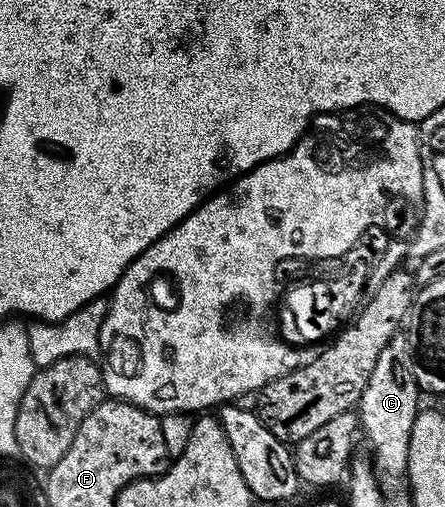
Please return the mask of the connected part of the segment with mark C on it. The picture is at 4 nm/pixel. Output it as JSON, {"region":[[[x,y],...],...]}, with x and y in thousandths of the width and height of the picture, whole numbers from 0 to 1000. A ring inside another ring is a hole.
{"region":[[[897,653],[879,667],[879,675],[870,675],[870,682],[861,682],[843,712],[843,730],[834,730],[825,761],[816,761],[807,791],[807,844],[816,860],[829,866],[829,884],[838,890],[834,907],[849,933],[867,931],[874,939],[901,941],[912,937],[924,848],[942,811],[937,787],[944,781],[951,781],[951,773],[933,746],[933,706],[924,675],[908,653]]]}

